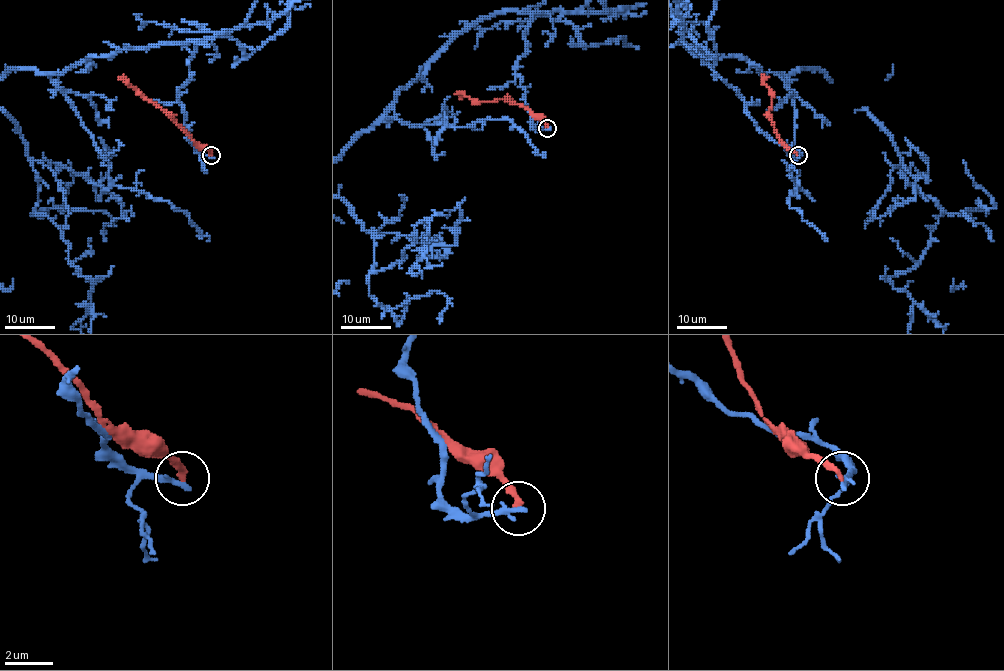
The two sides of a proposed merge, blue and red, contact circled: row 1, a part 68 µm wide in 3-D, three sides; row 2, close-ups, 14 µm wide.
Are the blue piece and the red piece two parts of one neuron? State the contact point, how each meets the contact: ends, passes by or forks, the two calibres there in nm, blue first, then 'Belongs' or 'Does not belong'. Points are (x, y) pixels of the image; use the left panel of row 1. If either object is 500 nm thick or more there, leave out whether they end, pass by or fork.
Place: (211, 155). At the ring blue ends. At the ring red ends. Thickness 280 nm (blue) against 240 nm. Does not belong

